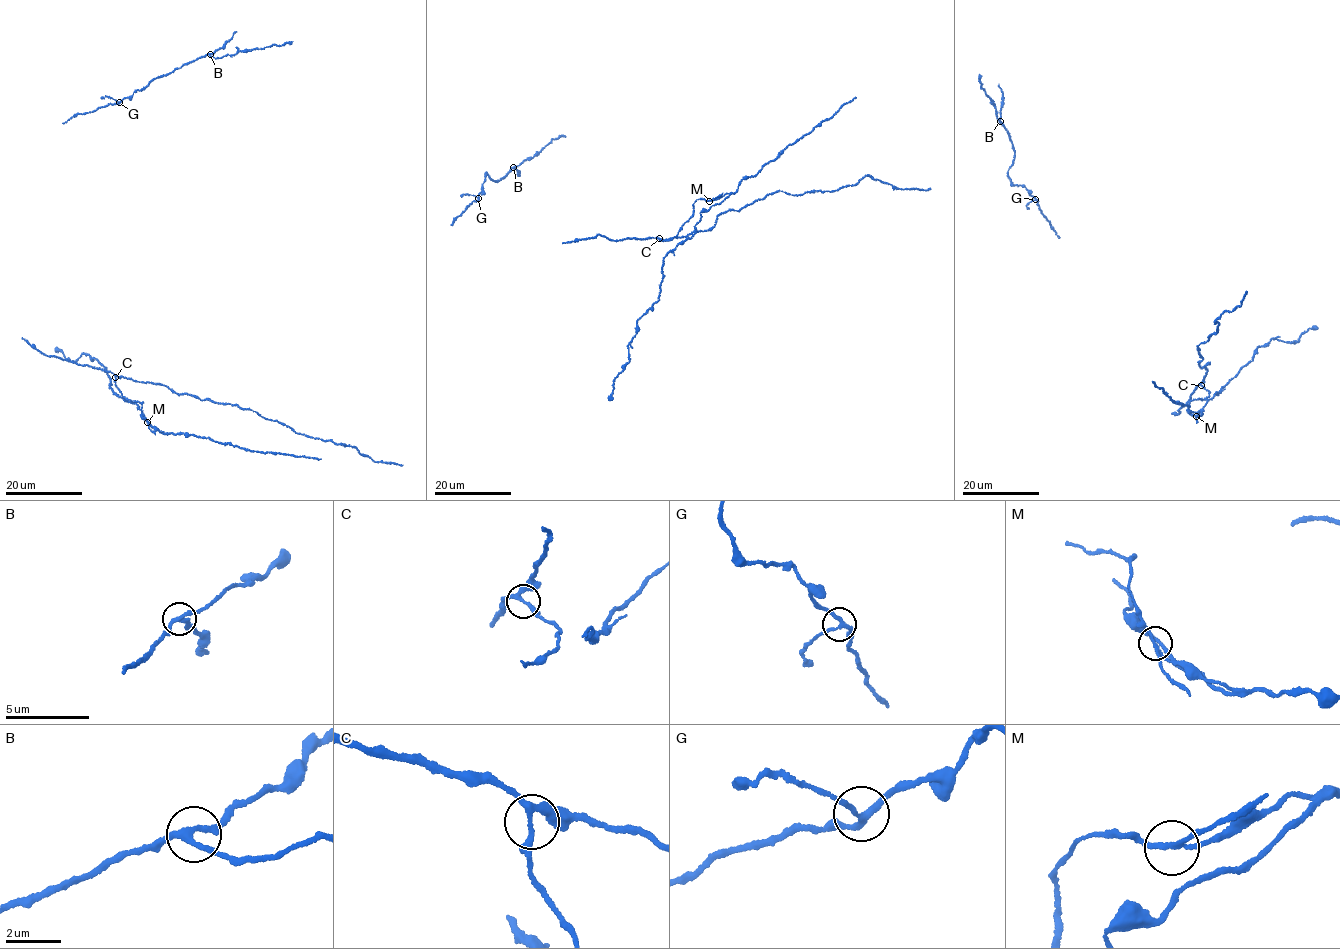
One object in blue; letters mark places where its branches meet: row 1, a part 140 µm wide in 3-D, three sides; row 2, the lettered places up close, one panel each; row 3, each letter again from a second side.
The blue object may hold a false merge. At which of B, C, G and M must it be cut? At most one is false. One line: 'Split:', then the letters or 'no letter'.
Split: M

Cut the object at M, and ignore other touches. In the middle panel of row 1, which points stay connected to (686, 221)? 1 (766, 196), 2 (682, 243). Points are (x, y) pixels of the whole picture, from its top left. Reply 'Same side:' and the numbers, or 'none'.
Same side: 1

